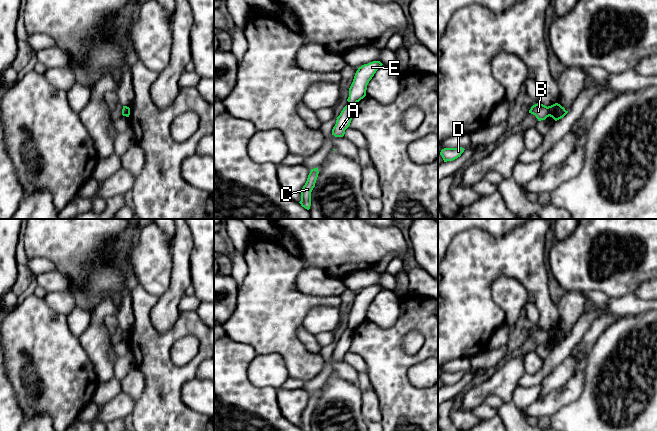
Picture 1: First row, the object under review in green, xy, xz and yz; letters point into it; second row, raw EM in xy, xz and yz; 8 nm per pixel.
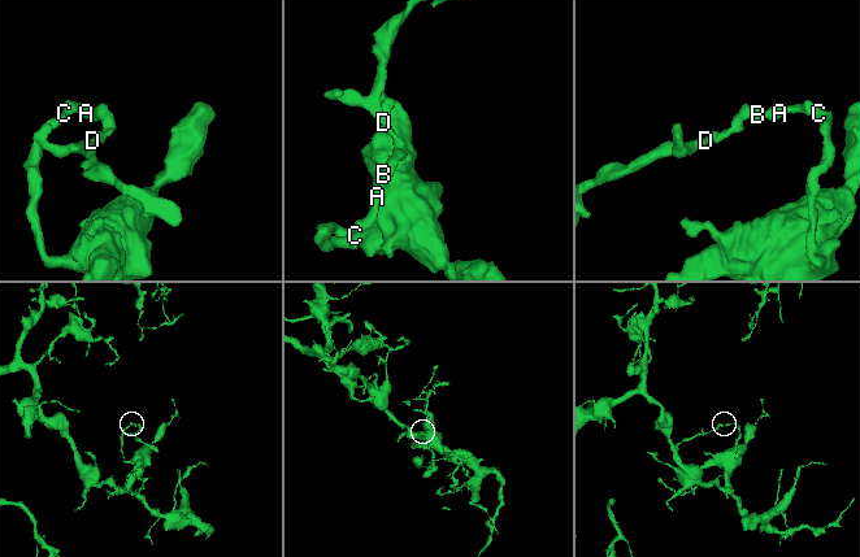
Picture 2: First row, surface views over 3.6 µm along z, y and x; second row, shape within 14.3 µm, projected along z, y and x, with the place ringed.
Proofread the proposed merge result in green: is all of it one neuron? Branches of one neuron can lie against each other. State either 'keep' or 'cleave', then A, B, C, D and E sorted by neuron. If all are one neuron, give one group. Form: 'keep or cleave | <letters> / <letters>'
cleave | A C / B D E

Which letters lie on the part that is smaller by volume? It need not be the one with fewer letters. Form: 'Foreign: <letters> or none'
Foreign: B, D, E

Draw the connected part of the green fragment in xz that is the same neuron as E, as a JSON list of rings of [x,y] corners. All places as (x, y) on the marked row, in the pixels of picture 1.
[[[373,61],[358,68],[349,88],[348,105],[354,106],[366,96],[369,81],[382,65],[380,61]]]

